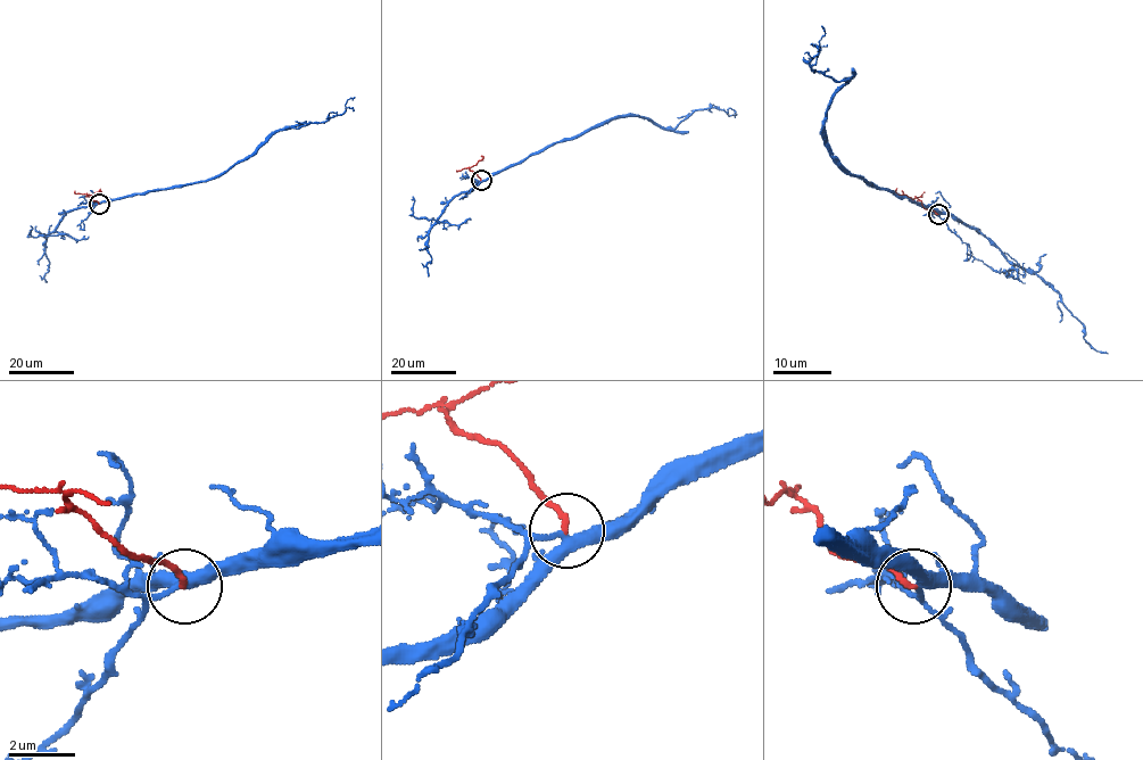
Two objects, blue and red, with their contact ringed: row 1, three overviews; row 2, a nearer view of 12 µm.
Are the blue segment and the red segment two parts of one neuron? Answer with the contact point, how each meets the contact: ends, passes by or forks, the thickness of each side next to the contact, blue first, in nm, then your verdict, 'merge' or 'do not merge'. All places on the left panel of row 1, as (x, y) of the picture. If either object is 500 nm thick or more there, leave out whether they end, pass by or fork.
(99, 204) | blue forks | red ends | 280/140 nm | do not merge

